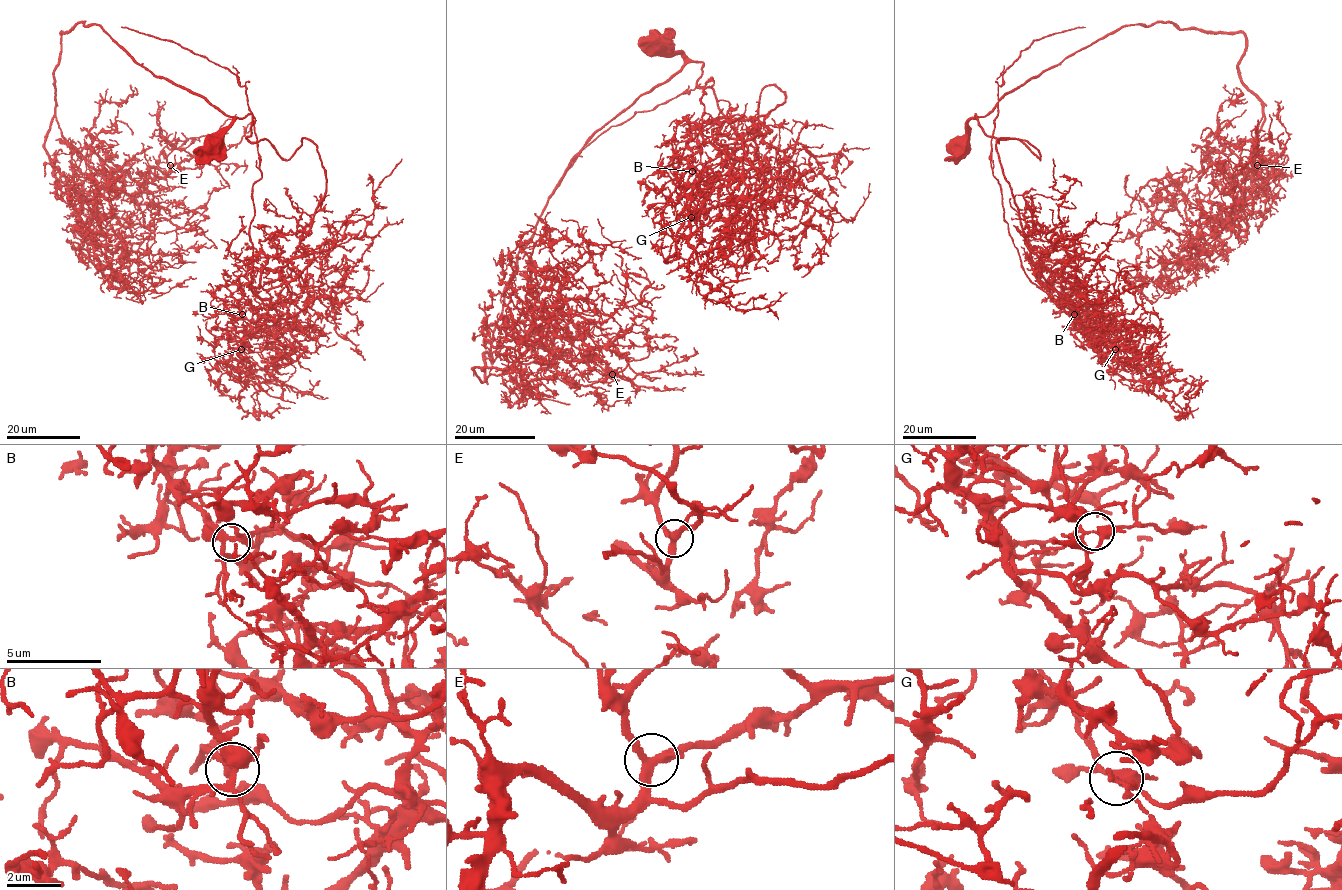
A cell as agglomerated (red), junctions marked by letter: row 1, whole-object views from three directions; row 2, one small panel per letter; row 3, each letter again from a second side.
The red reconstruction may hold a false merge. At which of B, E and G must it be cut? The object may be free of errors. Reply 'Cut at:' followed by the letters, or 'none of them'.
Cut at: G

